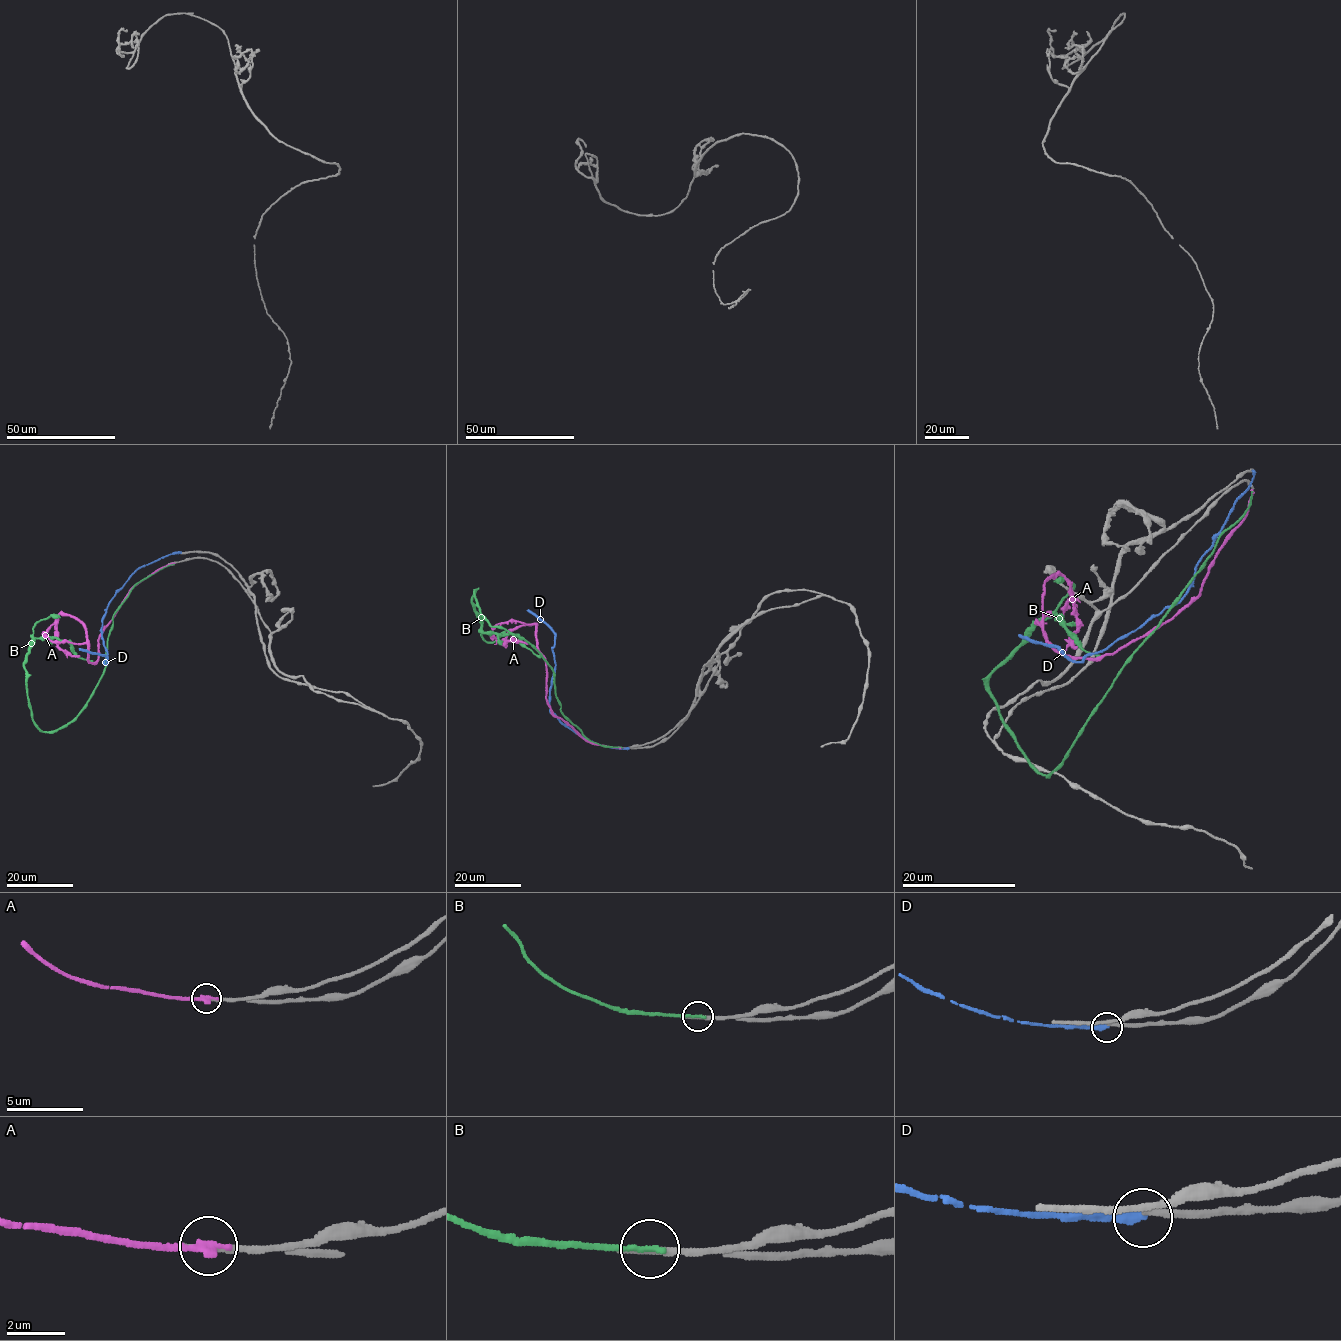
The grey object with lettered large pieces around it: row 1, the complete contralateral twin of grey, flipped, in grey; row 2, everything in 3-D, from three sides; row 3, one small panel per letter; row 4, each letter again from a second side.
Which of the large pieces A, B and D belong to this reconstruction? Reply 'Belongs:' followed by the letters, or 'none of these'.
Belongs: none of these

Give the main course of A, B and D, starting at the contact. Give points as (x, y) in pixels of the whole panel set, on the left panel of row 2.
A: (171, 564), (126, 596), (98, 639), (95, 662), (88, 661), (86, 628), (59, 613), (57, 644), (79, 655)
B: (172, 564), (113, 616), (85, 707), (42, 731), (24, 668), (34, 638), (93, 661)
D: (181, 552), (173, 552), (140, 567), (109, 603), (101, 636), (106, 648), (106, 664), (105, 656), (78, 648)

